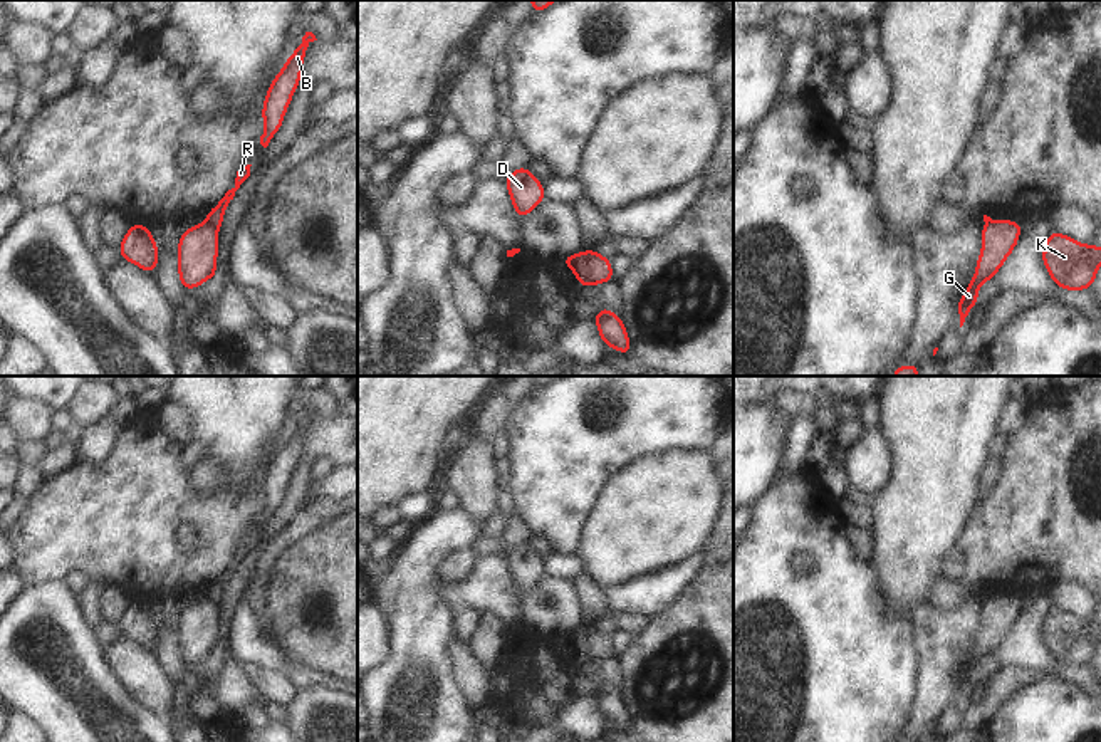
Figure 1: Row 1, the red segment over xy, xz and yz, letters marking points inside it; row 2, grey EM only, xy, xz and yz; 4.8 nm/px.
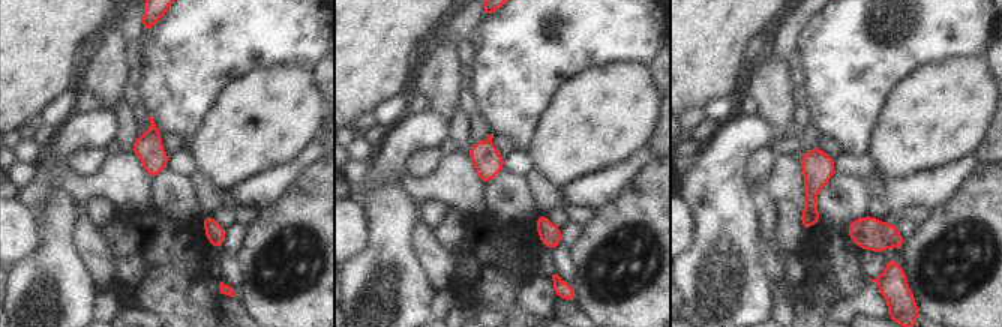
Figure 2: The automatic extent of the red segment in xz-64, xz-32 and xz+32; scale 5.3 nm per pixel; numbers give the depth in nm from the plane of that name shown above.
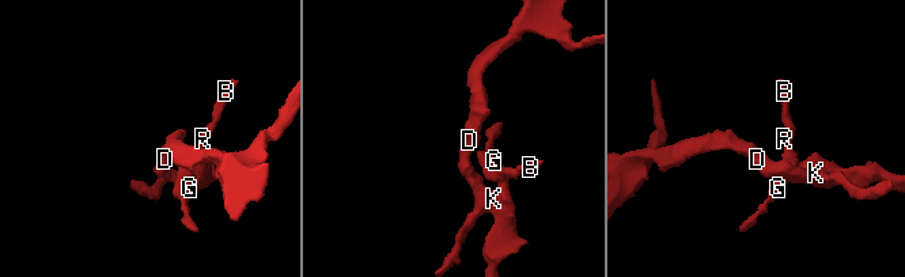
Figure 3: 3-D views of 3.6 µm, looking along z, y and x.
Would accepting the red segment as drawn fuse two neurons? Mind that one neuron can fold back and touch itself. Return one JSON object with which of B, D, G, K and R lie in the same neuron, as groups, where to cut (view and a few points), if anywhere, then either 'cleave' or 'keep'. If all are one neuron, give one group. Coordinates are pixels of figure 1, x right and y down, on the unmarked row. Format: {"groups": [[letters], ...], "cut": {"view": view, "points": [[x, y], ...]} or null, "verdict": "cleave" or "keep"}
{"groups": [["B", "D", "K", "R"], ["G"]], "cut": {"view": "xz", "points": [[584, 627], [588, 652], [596, 660]]}, "verdict": "cleave"}

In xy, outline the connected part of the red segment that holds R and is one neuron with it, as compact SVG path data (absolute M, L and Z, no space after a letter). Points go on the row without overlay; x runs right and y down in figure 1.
M247 541L237 547L235 562L228 566L218 577L217 583L208 586L208 593L205 598L208 598L213 604L220 604L223 601L223 589L227 583L232 579L235 567L240 564L240 561L250 552L250 542Z

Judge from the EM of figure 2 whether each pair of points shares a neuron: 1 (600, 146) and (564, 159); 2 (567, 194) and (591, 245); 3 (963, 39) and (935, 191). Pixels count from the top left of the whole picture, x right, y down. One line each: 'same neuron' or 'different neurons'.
1: same neuron
2: different neurons
3: different neurons

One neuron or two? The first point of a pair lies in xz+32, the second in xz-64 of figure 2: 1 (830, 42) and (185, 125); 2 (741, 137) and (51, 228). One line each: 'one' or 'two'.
1: one
2: one

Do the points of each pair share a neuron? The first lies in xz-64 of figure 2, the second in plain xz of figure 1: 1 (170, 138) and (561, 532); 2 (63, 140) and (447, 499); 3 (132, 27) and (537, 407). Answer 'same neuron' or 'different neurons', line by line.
1: different neurons
2: different neurons
3: different neurons

